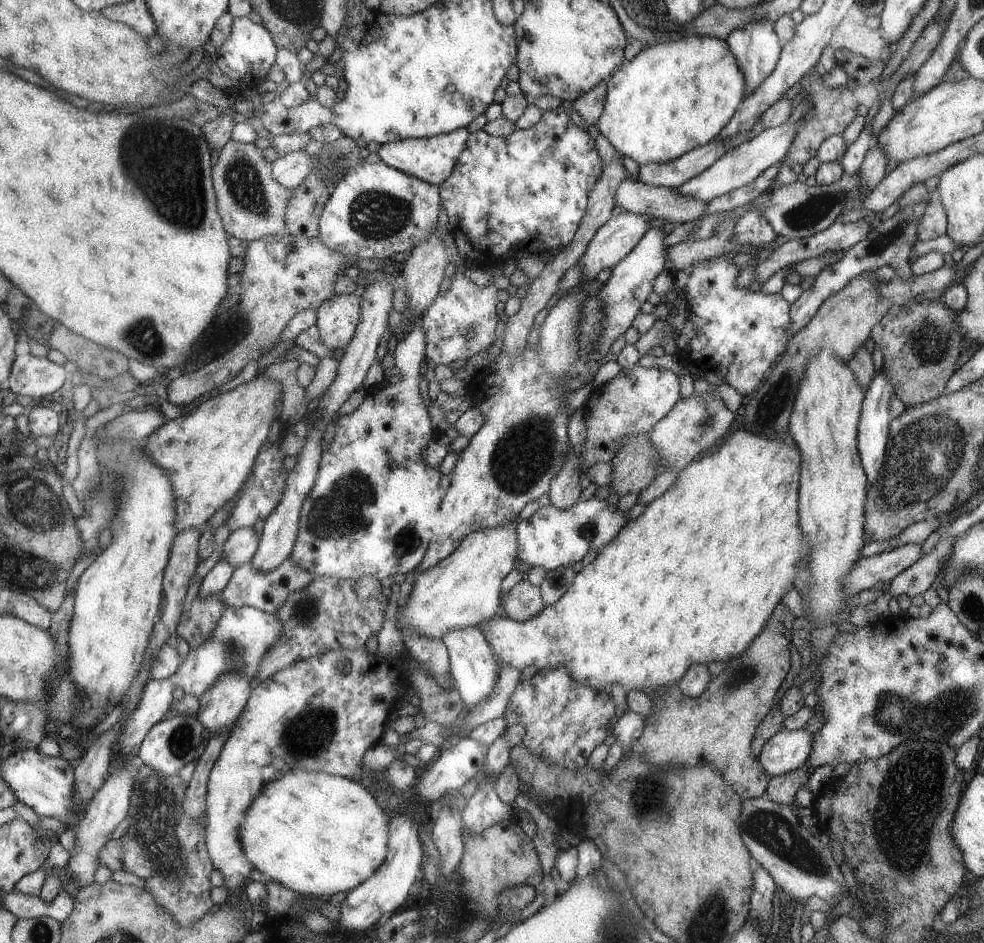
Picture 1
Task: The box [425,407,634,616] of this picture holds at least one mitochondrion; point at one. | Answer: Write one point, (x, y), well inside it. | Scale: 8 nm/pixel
(522, 458)

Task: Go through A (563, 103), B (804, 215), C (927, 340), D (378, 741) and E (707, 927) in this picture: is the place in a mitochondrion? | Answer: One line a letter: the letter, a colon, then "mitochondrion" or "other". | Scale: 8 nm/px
A: other
B: mitochondrion
C: mitochondrion
D: other
E: mitochondrion

